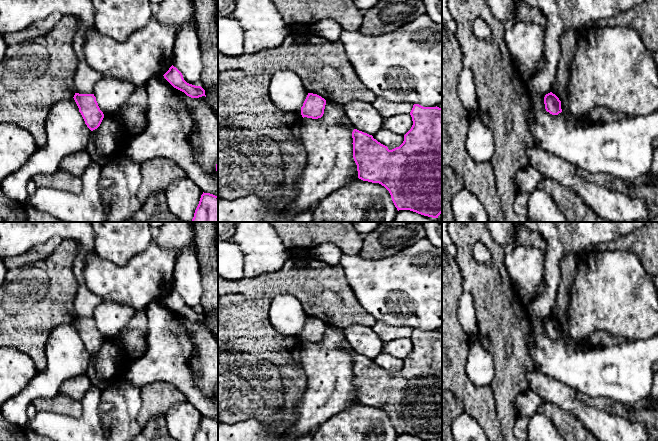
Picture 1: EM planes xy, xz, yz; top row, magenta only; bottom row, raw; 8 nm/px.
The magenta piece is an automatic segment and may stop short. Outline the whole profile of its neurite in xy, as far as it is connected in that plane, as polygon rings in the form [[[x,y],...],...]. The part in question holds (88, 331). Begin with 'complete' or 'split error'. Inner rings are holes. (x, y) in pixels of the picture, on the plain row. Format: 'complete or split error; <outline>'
complete; [[[75,317],[73,322],[87,351],[91,355],[97,353],[104,342],[104,338],[100,334],[94,318]]]

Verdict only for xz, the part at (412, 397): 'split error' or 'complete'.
complete

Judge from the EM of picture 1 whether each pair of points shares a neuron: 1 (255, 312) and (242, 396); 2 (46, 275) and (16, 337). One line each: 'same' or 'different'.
1: same
2: same

